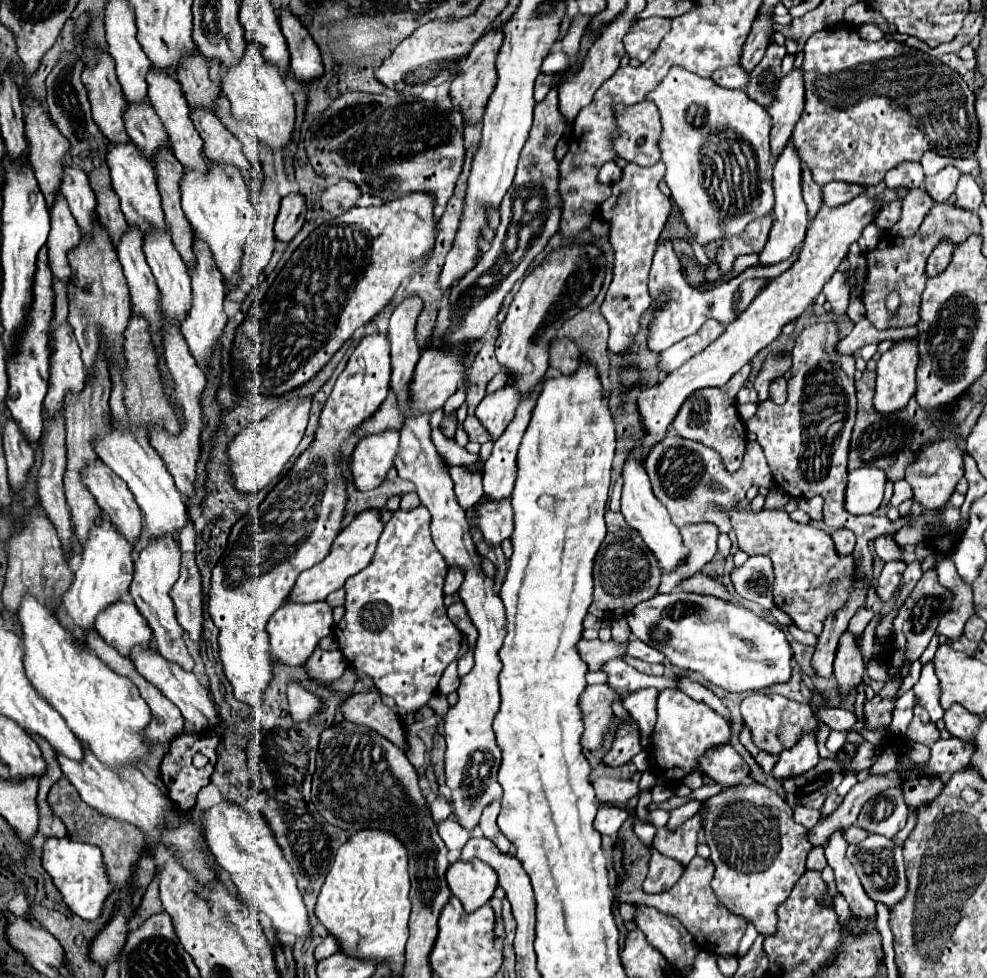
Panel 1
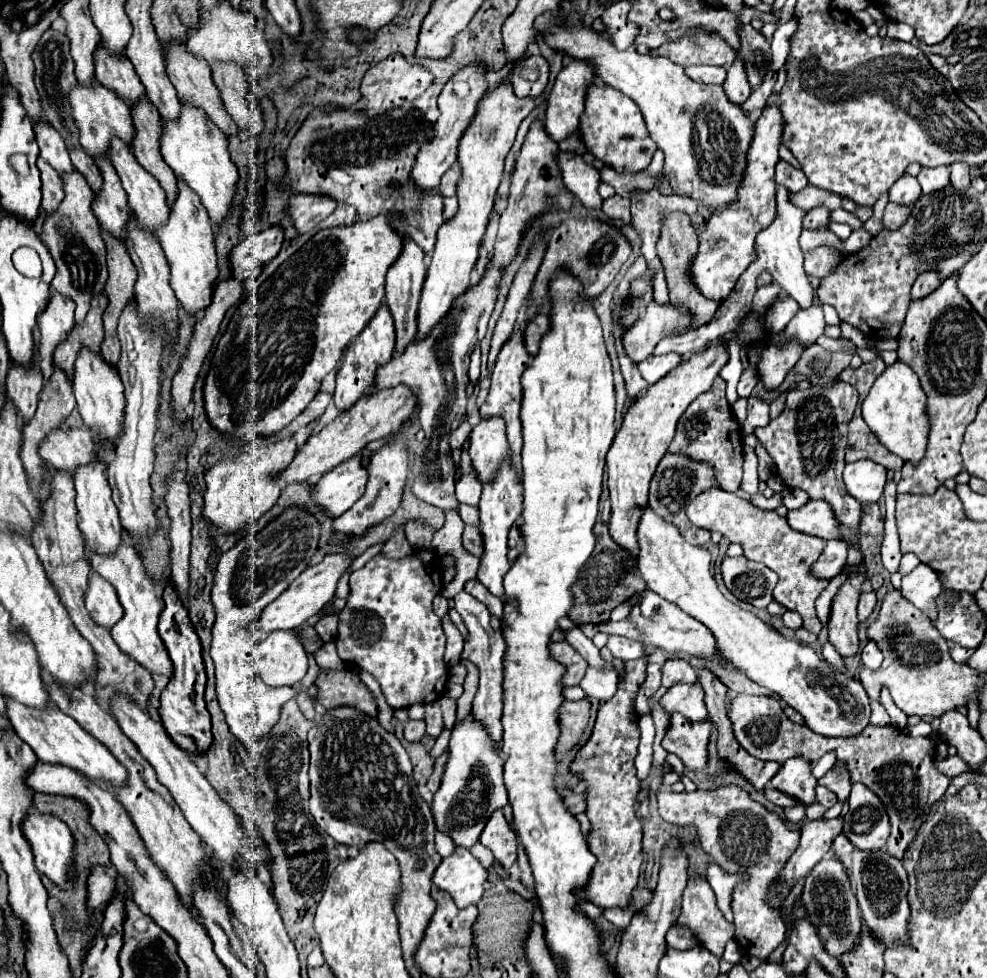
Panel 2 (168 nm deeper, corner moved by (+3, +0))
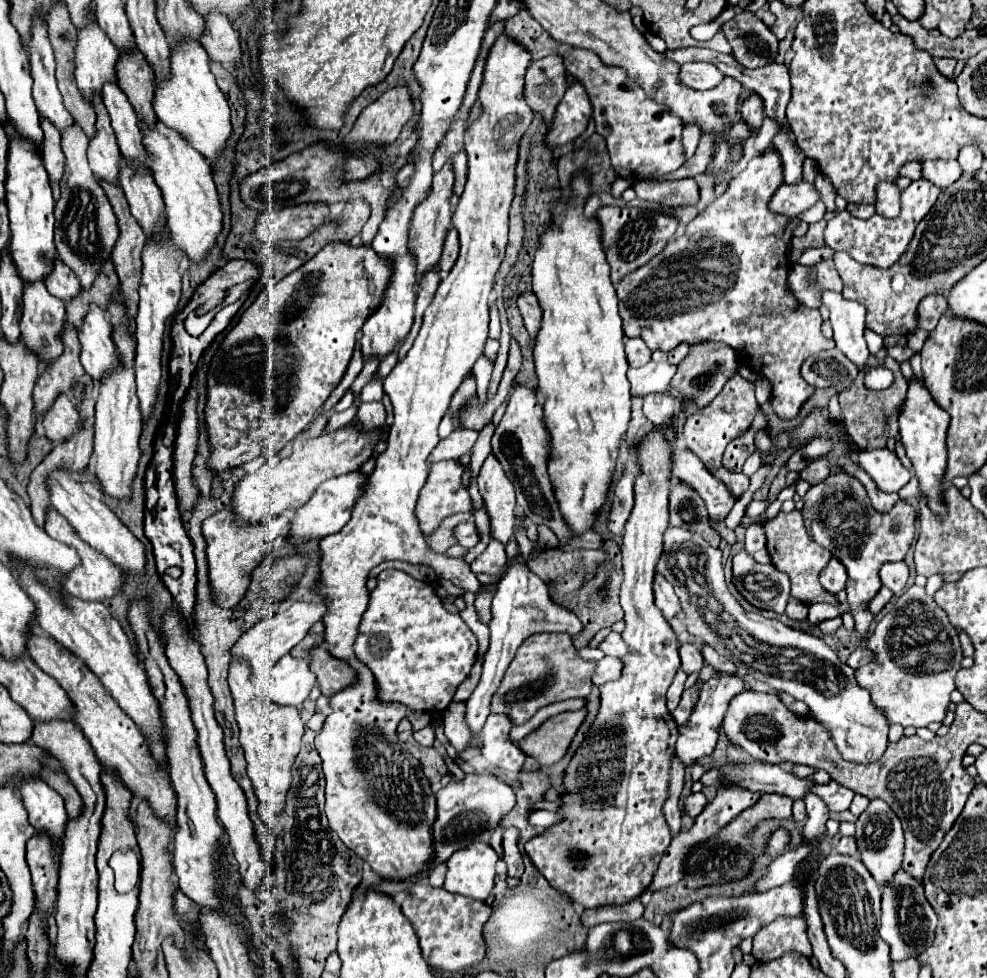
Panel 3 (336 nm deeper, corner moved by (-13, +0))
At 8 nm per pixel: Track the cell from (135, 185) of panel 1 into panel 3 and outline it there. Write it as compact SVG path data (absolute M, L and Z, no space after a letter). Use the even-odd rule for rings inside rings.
M94 11L86 13L86 25L76 29L76 57L74 75L86 101L92 101L92 93L100 93L104 81L118 81L114 65L118 49L108 41L108 35L96 25Z

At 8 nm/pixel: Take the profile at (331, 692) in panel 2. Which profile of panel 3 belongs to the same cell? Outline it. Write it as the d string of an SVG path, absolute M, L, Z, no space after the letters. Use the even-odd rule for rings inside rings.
M322 647L310 649L310 669L316 675L324 697L332 697L336 691L348 687L356 675L344 661L336 661Z

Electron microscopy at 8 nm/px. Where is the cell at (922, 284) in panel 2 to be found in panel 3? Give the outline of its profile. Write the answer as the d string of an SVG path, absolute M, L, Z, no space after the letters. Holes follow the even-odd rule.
M928 295L918 305L918 329L932 331L936 321L948 311L948 301L942 295Z

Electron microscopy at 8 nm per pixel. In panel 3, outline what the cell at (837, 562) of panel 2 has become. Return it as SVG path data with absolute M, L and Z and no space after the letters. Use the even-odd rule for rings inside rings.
M830 559L830 563L820 573L820 583L832 595L842 591L844 583L846 583L846 569L844 569L844 565L840 565L840 561L836 561L836 559Z

